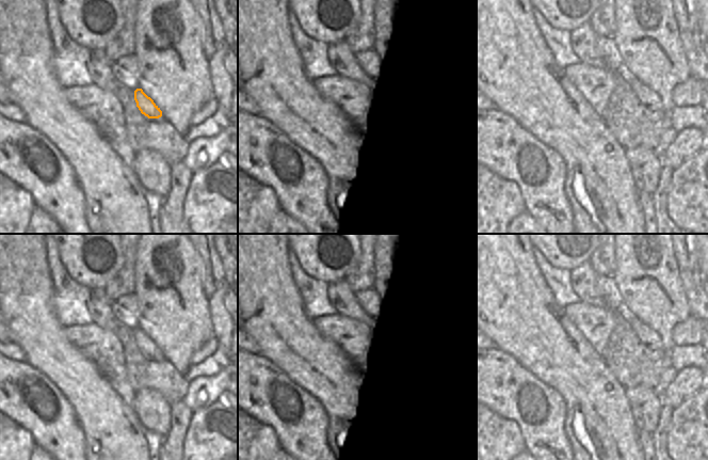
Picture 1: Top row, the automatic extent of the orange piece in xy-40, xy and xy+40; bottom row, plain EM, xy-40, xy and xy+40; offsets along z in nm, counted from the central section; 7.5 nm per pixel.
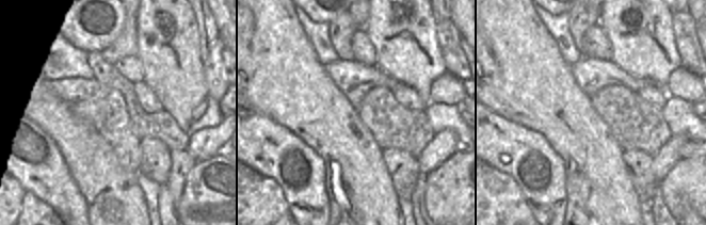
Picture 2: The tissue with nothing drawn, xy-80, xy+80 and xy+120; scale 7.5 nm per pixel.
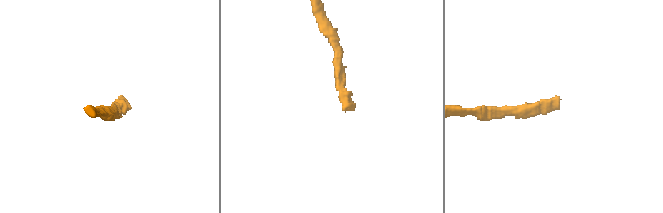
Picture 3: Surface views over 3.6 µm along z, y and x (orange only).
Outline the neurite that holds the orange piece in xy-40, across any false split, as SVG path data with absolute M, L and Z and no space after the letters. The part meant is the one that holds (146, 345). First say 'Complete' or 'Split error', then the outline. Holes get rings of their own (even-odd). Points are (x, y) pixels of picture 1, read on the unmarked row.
Complete. M136 328L134 330L134 339L141 352L148 358L159 358L162 355L162 350L160 349L160 347L154 342L150 336L148 336L143 331L142 328Z

